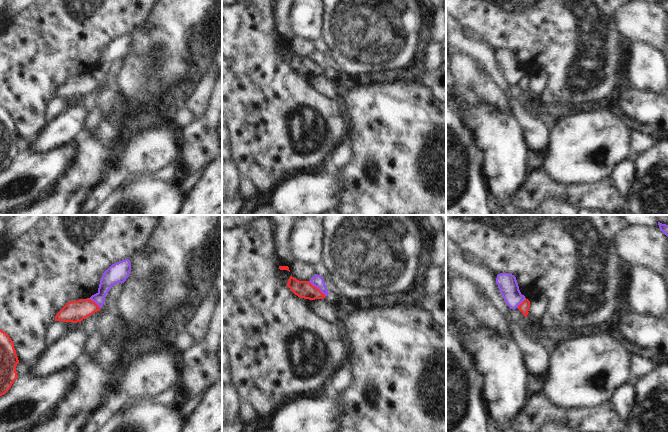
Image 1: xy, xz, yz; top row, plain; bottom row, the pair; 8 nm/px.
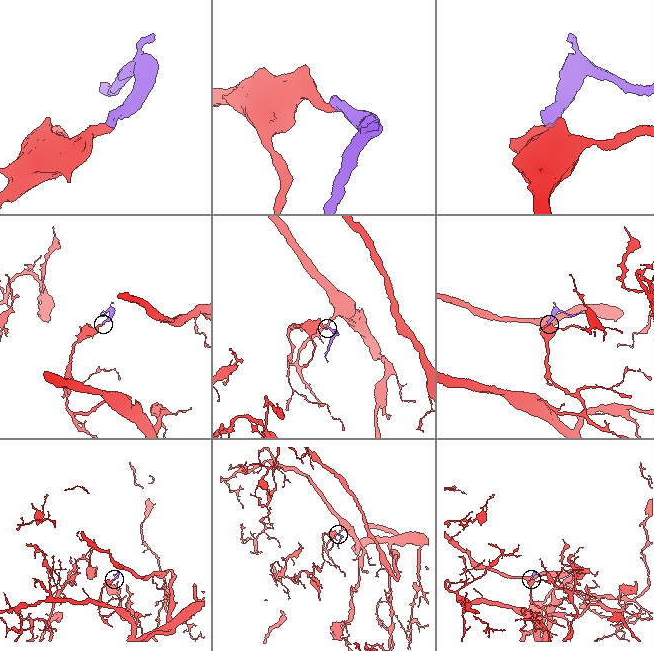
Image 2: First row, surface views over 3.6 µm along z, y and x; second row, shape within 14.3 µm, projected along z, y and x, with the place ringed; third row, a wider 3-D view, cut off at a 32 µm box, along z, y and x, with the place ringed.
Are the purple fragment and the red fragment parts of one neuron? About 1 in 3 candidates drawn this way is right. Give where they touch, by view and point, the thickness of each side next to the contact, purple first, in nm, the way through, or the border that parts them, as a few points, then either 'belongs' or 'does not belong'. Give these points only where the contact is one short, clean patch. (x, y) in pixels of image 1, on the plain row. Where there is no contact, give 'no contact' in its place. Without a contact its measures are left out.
xz (317, 63) | 90/140 nm | along xz (308, 57), (325, 72) | does not belong

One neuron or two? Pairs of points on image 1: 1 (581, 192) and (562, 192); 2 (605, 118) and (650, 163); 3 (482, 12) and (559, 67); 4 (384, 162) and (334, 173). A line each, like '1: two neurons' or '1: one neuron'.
1: one neuron
2: two neurons
3: one neuron
4: two neurons

